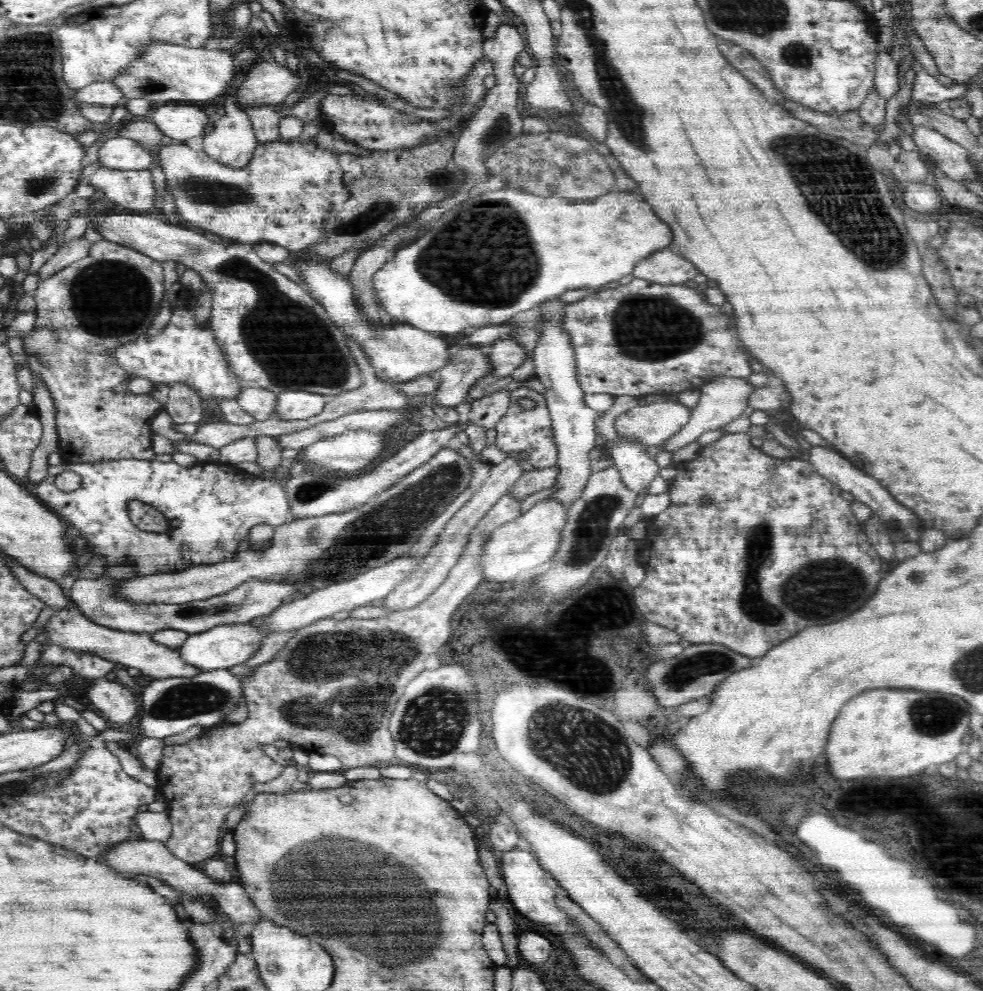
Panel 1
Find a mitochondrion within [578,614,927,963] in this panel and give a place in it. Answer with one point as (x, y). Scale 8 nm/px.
(677, 675)

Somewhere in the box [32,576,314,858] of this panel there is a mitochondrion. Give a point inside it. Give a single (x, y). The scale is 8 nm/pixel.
(182, 700)

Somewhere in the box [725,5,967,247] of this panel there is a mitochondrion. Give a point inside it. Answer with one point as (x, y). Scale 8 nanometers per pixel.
(793, 53)

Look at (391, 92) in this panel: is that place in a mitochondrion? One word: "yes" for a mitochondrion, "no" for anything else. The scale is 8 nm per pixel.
no

